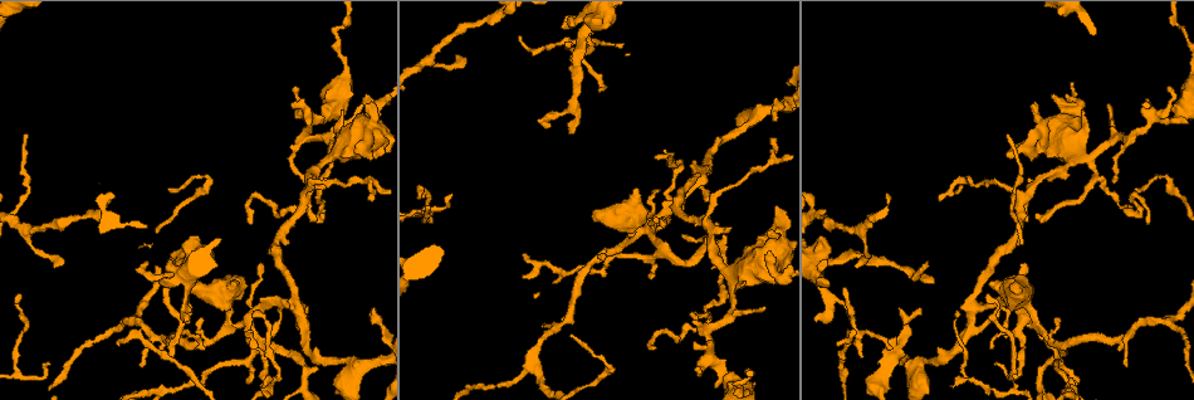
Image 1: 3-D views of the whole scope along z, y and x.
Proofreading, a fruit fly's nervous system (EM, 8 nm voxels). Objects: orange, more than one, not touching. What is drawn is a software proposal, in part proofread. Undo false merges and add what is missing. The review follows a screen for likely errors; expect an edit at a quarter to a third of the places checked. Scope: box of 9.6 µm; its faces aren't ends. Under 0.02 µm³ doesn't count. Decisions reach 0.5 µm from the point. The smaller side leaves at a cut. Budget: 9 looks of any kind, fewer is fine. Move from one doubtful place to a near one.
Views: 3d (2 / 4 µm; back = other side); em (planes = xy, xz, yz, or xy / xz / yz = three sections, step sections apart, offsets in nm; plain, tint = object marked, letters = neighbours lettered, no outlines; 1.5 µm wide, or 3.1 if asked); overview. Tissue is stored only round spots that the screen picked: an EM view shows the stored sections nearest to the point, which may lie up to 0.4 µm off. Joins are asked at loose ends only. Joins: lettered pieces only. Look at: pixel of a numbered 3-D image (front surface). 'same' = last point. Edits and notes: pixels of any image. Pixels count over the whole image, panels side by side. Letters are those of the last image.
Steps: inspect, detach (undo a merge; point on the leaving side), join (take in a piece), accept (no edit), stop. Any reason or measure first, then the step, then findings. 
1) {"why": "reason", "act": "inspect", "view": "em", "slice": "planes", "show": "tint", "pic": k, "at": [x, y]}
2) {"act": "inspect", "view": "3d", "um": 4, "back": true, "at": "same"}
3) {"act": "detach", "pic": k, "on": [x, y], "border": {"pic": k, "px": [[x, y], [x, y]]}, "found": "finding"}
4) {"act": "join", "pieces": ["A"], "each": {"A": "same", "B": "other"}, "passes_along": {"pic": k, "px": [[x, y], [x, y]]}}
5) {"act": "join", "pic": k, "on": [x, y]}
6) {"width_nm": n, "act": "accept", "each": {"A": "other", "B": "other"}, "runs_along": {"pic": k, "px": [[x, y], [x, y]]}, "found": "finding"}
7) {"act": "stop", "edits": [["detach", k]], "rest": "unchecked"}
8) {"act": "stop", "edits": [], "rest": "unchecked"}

{"why": "a narrow waist", "act": "inspect", "view": "3d", "um": 4, "pic": 1, "at": [435, 53]}

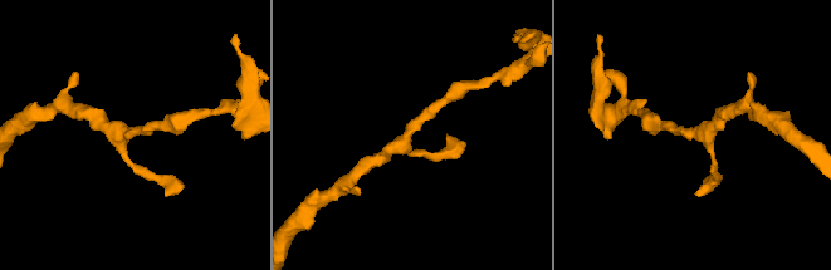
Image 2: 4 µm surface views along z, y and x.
{"act": "inspect", "view": "em", "slice": "planes", "show": "letters", "pic": 2, "at": [133, 131]}

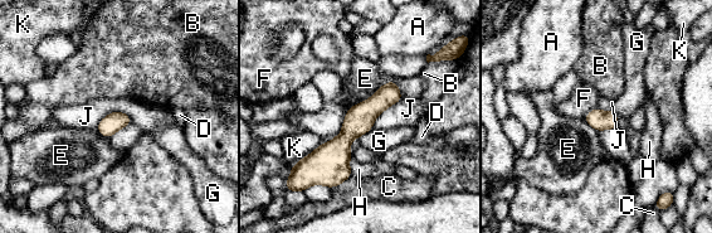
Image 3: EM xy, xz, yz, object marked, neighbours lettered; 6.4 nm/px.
{"act": "accept", "each": {"A": "other", "B": "other", "C": "other", "D": "other", "E": "other", "F": "other", "G": "other", "H": "other", "J": "other", "K": "other"}, "runs_along": {"pic": 3, "px": [[393, 85], [316, 166], [302, 166]]}, "found": "one neuron here"}

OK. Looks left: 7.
{"act": "inspect", "view": "3d", "um": 4, "pic": 1, "at": [604, 91]}

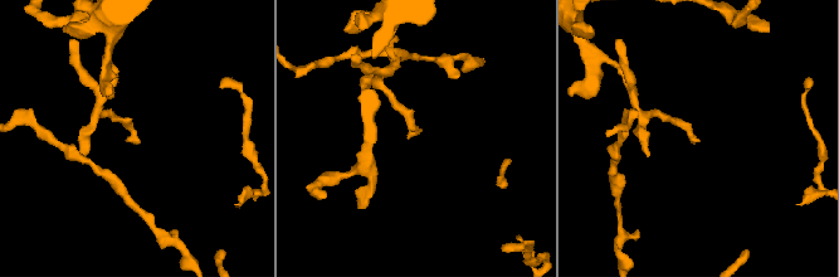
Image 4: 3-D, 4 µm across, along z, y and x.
{"why": "shape alone is not enough", "act": "inspect", "view": "em", "slice": "yz", "step": 4, "show": "tint", "pic": 4, "at": [418, 134]}

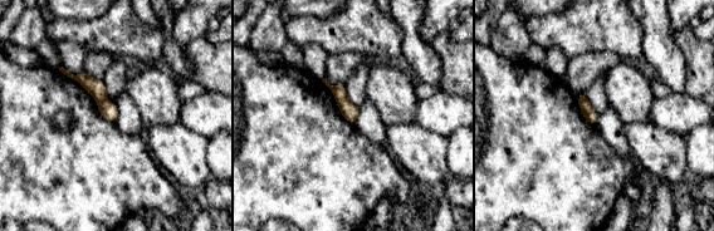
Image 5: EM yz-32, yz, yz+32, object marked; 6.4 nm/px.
{"why": "what lies round it", "act": "inspect", "view": "em", "slice": "yz", "step": 4, "show": "letters", "at": "same"}

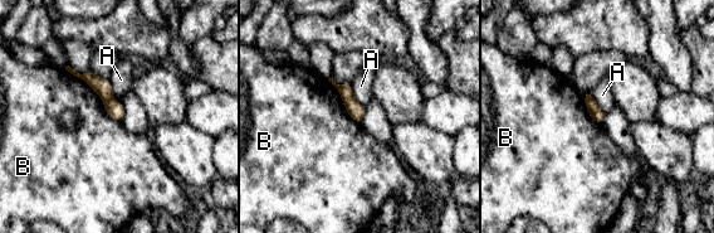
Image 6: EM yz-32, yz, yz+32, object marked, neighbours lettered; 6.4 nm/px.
{"act": "join", "pieces": ["A"], "each": {"A": "same", "B": "other"}, "found": "the neuron continues"}

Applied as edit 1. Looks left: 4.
{"act": "stop", "edits": [["join", 6]], "rest": "unchecked"}

